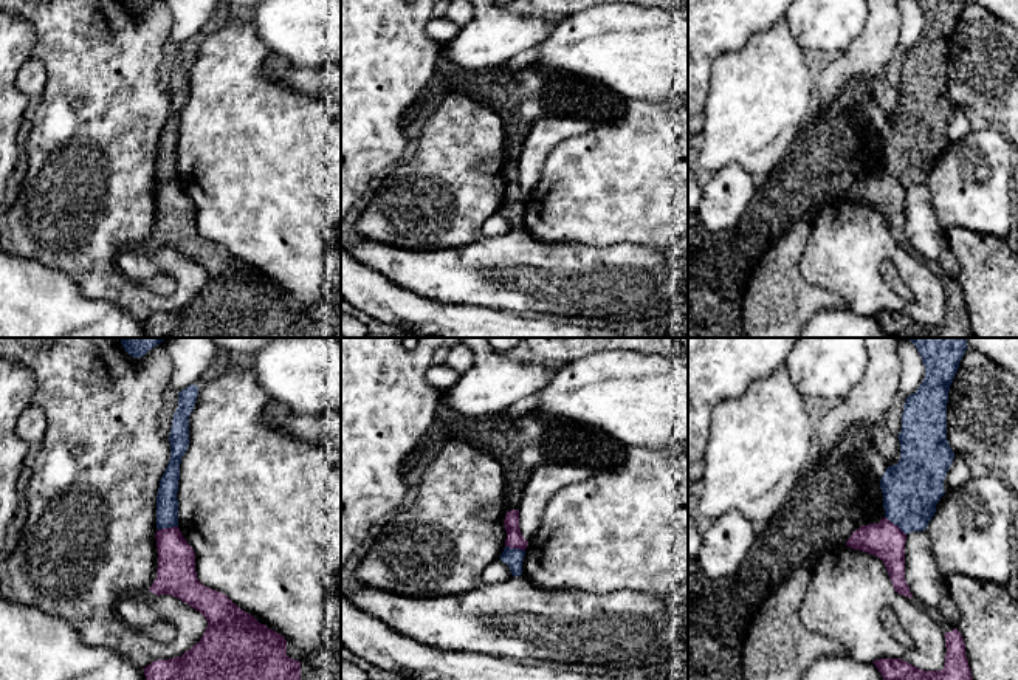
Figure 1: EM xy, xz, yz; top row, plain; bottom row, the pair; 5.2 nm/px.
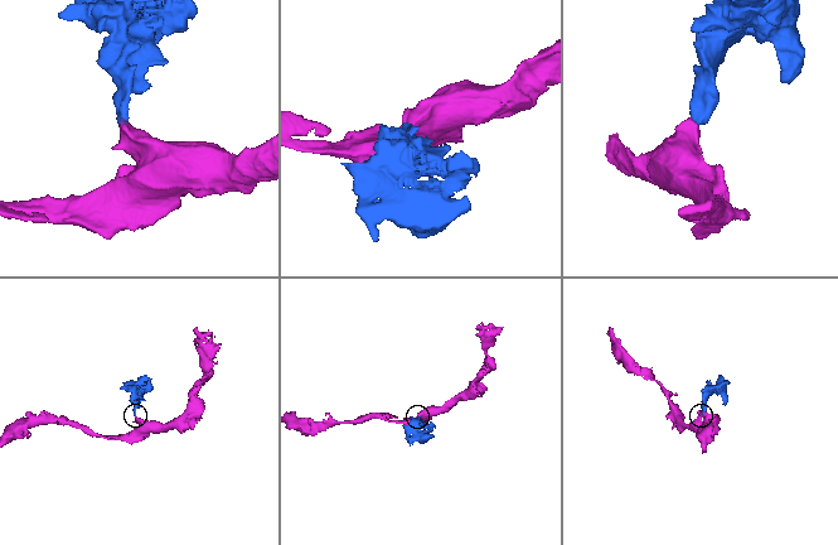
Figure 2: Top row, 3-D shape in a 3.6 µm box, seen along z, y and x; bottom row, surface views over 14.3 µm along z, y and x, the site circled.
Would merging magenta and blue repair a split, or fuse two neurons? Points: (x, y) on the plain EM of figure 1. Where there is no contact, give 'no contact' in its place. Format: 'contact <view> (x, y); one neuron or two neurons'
contact yz (896, 178); two neurons

